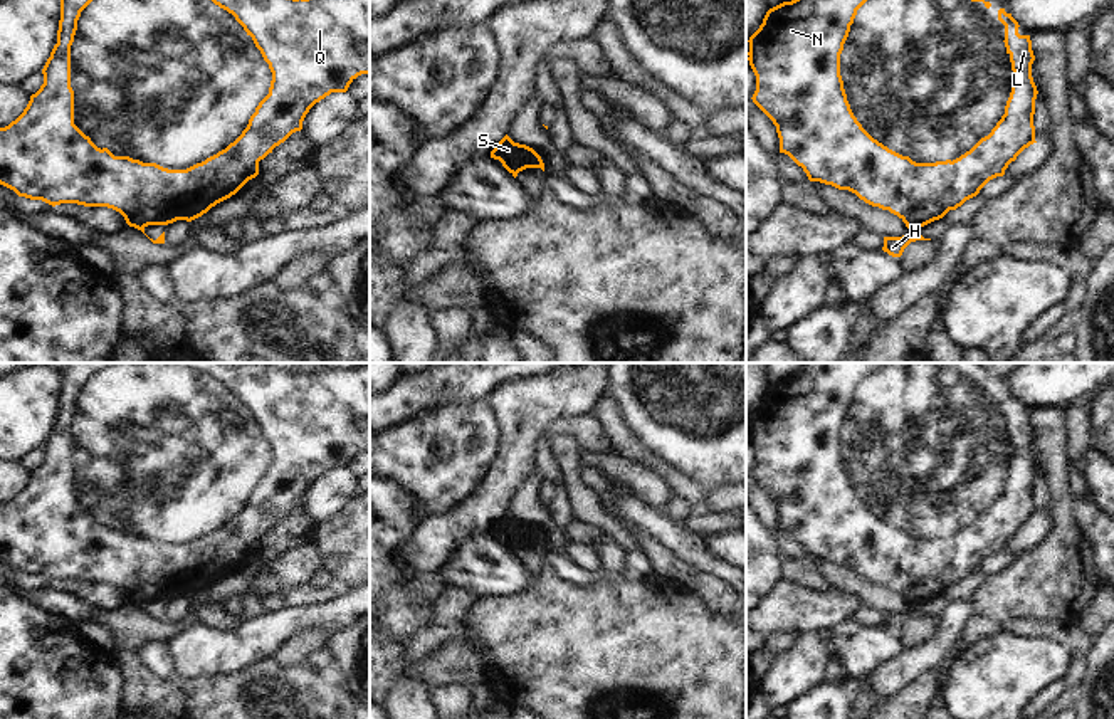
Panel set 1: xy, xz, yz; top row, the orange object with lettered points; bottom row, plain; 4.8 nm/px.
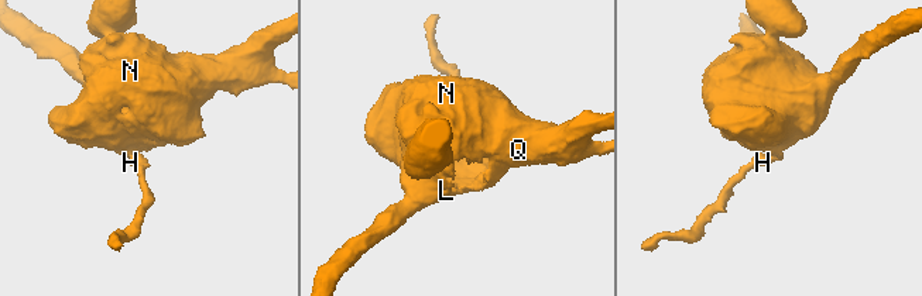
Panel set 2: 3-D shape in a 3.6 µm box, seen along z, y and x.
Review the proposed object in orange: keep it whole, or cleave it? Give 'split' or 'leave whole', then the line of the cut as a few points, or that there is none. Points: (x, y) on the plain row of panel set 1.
split; cut yz (916, 605), (909, 610)

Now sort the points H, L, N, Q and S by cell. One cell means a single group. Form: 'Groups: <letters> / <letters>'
Groups: H / L N Q S

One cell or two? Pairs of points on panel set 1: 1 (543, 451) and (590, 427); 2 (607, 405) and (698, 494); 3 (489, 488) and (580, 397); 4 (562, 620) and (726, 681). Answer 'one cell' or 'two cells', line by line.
1: one cell
2: one cell
3: one cell
4: one cell

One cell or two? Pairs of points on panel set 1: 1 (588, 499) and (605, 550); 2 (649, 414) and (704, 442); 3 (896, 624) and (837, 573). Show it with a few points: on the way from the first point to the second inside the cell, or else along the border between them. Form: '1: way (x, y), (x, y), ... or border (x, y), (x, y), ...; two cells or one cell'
1: border (604, 531), (624, 551); two cells
2: way (662, 414), (676, 414), (691, 429); one cell
3: border (909, 610), (884, 614); two cells

